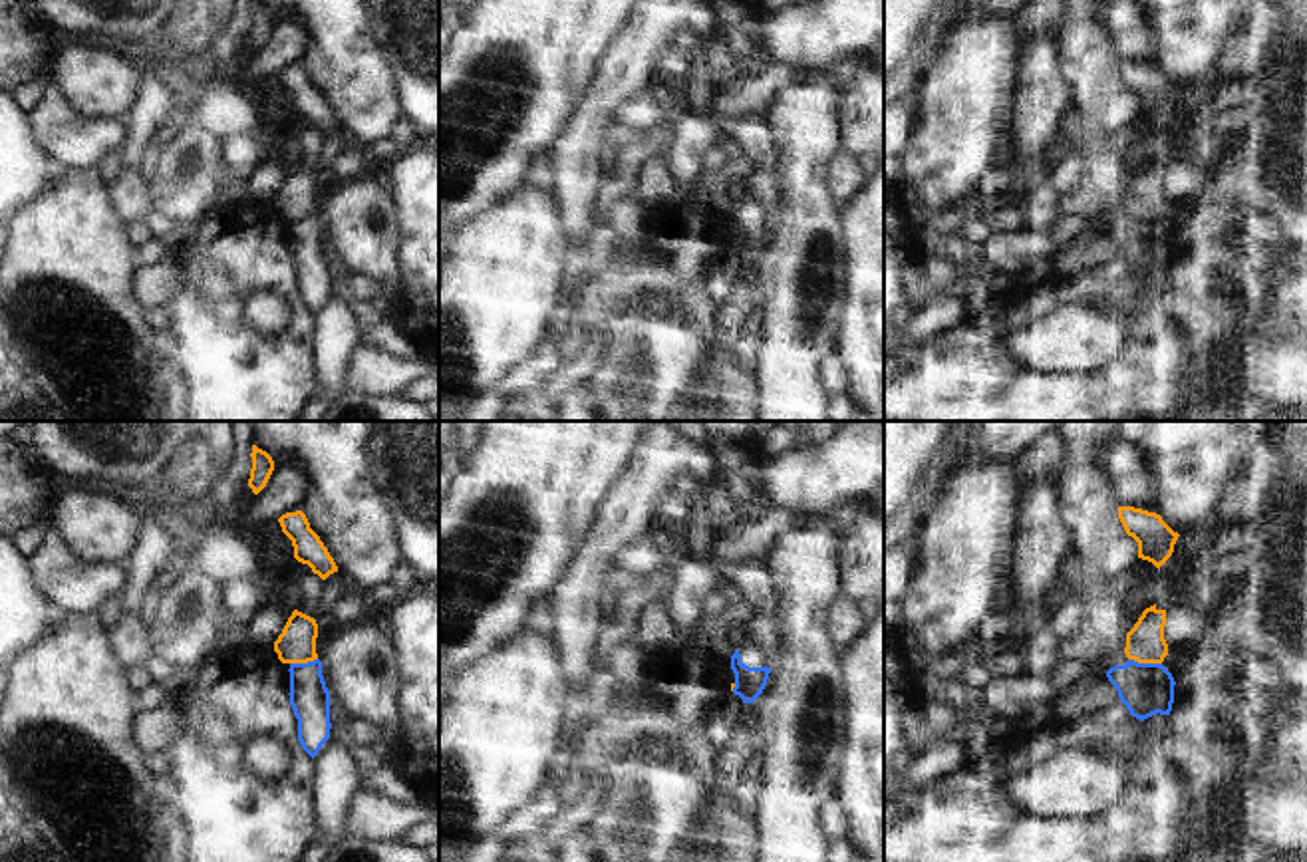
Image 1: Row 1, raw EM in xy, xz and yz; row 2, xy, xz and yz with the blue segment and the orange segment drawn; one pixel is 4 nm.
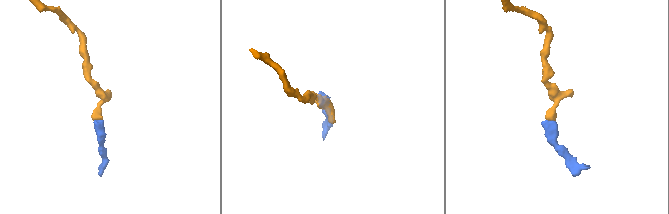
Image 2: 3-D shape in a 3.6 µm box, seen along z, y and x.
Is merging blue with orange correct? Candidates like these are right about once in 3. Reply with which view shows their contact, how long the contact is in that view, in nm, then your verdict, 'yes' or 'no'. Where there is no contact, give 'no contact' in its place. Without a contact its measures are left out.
yz | 140 nm | no

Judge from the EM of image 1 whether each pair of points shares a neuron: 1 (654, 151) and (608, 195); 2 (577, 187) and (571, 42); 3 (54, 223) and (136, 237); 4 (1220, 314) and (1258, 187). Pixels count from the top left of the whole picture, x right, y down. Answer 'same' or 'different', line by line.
1: same
2: different
3: different
4: same

